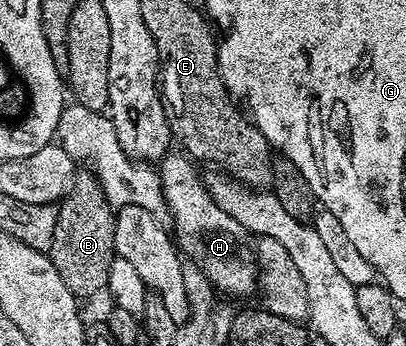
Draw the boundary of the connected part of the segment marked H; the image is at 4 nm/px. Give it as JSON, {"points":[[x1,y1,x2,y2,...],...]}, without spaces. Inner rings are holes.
{"points":[[166,155,159,164,159,192,169,203,173,215,171,232,182,253,185,252,201,267,201,272,221,292,229,296,249,296,258,291,257,253,251,243,251,233,231,214,219,210,204,181,193,170,194,161,188,155]]}

